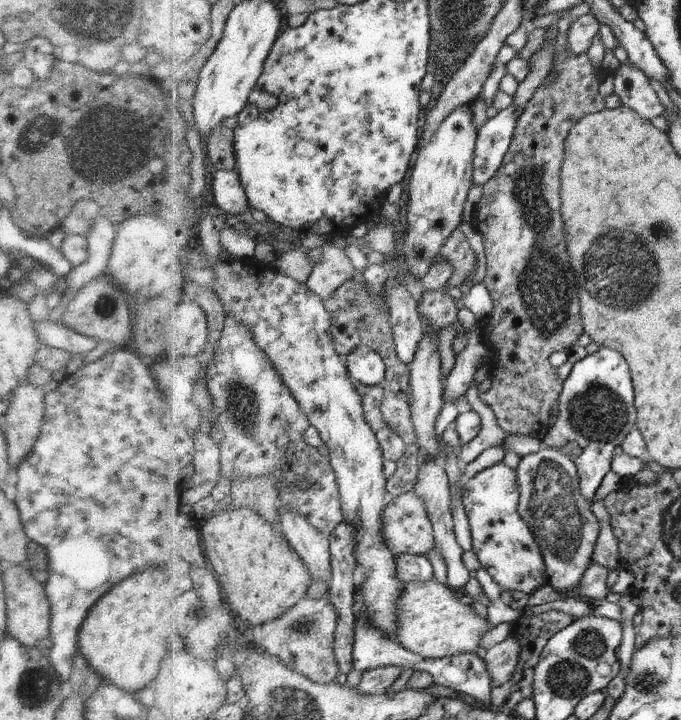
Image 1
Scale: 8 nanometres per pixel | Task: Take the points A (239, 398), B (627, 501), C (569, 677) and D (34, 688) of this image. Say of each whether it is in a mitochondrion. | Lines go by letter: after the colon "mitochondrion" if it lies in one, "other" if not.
A: mitochondrion
B: other
C: mitochondrion
D: mitochondrion

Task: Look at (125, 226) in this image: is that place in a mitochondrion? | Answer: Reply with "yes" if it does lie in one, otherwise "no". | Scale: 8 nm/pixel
no

